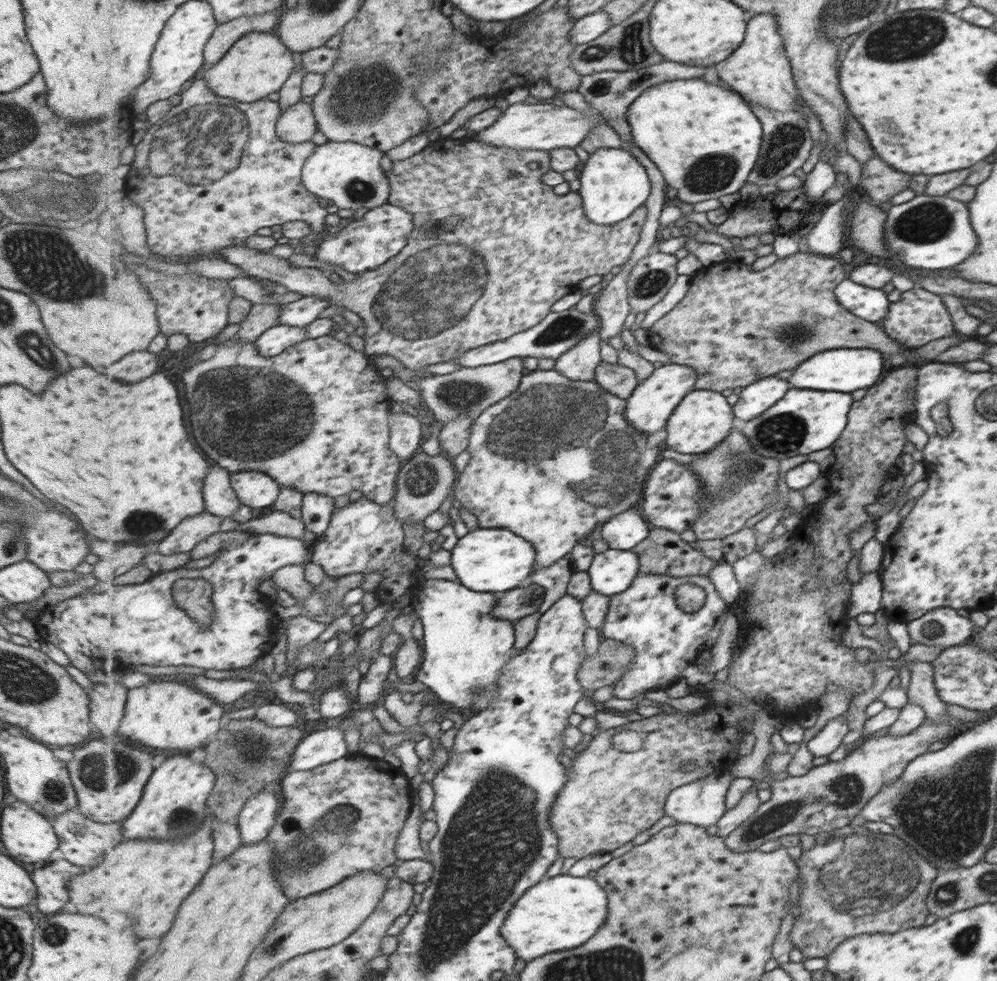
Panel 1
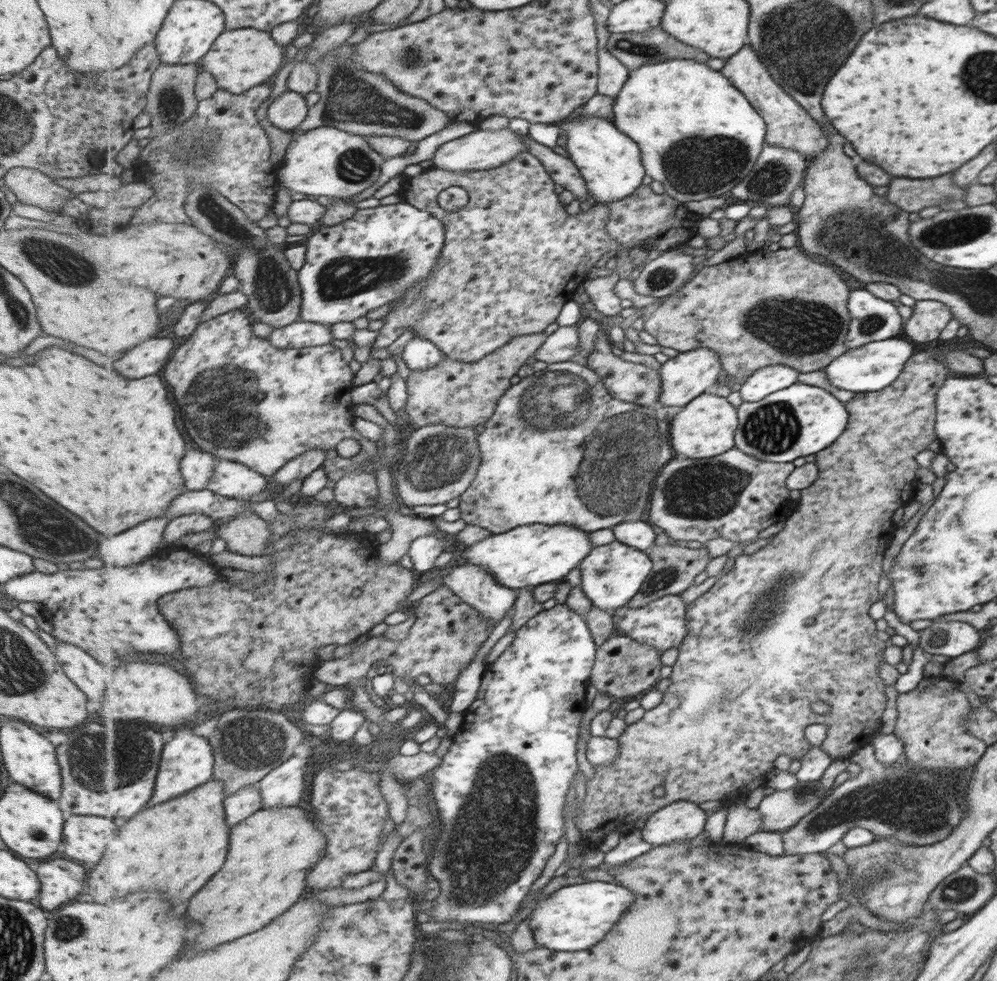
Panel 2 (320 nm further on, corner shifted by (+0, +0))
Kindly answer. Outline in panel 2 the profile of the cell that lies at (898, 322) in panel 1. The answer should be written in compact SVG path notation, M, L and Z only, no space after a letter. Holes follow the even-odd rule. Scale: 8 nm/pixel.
M915 301L911 316L904 324L905 338L917 343L931 342L939 338L940 332L952 319L950 308L942 302Z

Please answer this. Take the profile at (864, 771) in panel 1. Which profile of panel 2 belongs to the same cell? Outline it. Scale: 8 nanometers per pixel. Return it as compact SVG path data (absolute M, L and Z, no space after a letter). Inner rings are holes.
M796 781L796 785L789 790L772 790L761 801L758 808L764 816L763 831L785 831L791 828L802 816L809 814L817 805L821 804L829 791L817 791L817 785L818 781L815 783Z

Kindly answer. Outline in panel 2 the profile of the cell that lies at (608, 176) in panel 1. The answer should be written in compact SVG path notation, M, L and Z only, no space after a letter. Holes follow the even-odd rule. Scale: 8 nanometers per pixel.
M577 117L560 124L566 130L566 150L579 167L589 192L603 204L631 196L647 176L640 144L627 136L611 119L605 117Z

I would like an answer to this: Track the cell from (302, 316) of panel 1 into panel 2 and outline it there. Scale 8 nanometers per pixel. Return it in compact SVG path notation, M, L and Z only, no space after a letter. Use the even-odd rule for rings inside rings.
M405 200L399 204L380 204L377 207L359 209L351 220L335 226L324 225L306 243L306 263L299 271L302 288L300 320L330 326L345 321L355 322L367 316L371 310L402 298L415 284L424 280L428 282L429 276L432 276L434 268L440 262L439 256L445 241L444 222Z

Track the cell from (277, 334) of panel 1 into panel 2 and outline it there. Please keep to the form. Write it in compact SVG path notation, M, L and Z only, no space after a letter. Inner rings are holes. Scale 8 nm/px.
M297 321L283 328L275 328L270 335L279 348L307 348L331 344L334 336L330 325Z

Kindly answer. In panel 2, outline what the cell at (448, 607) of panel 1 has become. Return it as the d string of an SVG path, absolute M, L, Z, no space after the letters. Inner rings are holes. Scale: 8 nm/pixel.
M466 562L453 568L444 577L443 585L497 625L514 608L518 596L495 579L485 567Z

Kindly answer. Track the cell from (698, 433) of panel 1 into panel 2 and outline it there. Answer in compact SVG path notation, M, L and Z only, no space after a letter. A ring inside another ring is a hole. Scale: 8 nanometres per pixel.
M708 391L683 408L674 411L668 434L677 456L689 459L711 459L736 447L736 430L740 426L738 408L727 402L726 397Z

